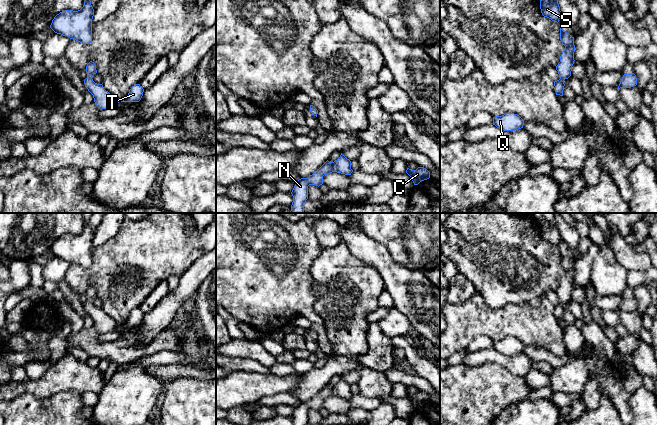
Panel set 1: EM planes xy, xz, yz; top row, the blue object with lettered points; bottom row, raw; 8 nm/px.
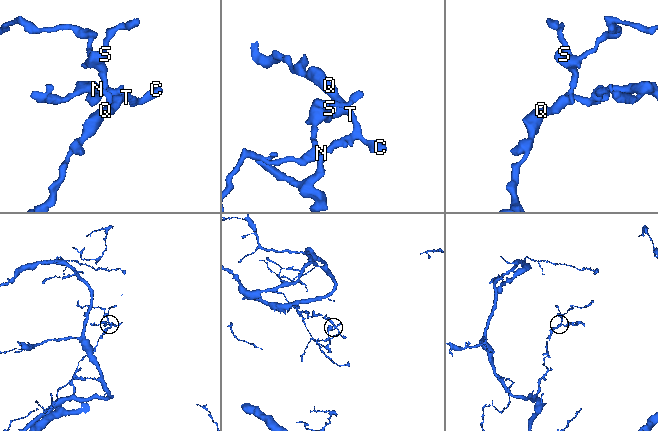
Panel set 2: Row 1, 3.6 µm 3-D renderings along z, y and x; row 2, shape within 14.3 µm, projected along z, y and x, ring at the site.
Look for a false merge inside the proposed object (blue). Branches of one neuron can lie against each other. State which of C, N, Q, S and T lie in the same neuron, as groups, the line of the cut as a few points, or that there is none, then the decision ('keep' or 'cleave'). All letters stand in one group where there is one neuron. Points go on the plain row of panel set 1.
C N Q S T; no cut; keep

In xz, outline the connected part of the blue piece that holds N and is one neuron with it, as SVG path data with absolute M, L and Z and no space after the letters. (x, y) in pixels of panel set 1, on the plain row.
M341 377L340 381L334 386L327 384L312 399L299 403L291 416L293 425L306 425L308 423L308 410L316 409L319 411L323 408L323 400L332 396L351 399L353 396L351 393L351 385Z

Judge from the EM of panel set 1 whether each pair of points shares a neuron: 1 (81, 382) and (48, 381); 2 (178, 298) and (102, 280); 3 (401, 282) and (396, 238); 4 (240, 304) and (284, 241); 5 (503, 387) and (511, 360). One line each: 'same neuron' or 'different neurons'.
1: same neuron
2: different neurons
3: different neurons
4: same neuron
5: different neurons

